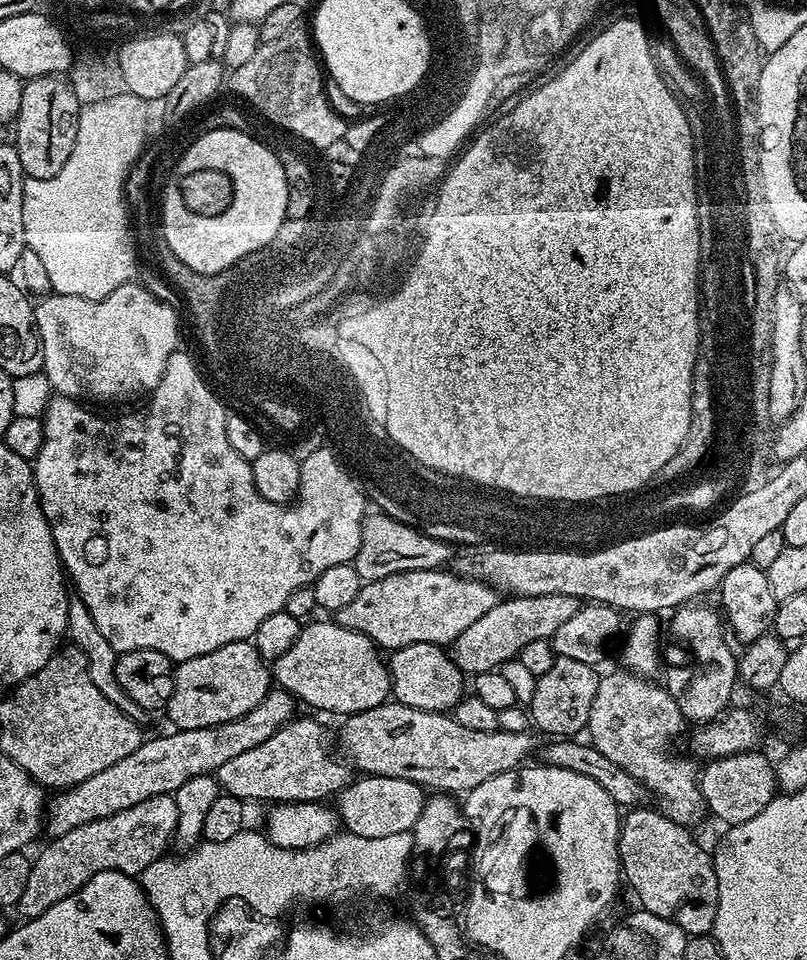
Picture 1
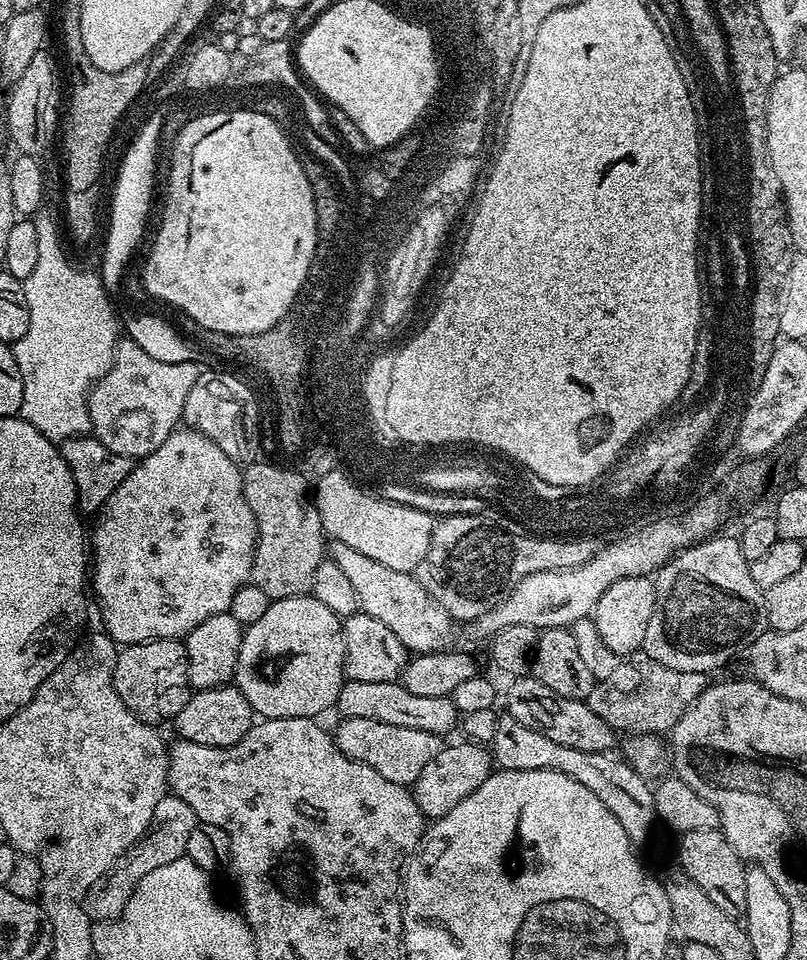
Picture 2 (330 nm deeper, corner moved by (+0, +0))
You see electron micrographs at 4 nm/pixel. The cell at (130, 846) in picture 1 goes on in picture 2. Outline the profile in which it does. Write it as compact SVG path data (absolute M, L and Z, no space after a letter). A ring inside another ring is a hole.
M165 794L162 802L158 802L154 809L154 818L148 831L106 875L98 878L94 886L90 886L84 899L84 909L88 917L93 922L117 920L122 910L126 910L126 902L130 902L138 882L142 882L142 878L146 878L150 870L158 870L158 866L166 866L166 862L185 859L186 841L190 839L190 830L194 830L197 822L194 810L190 810L190 806L182 802L182 798Z

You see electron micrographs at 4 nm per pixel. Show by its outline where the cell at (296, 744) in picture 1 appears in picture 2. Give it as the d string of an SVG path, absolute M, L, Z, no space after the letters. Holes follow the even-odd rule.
M344 718L339 722L341 724L334 728L334 739L342 754L360 764L374 766L382 778L405 786L415 784L418 774L426 770L426 765L440 753L442 747L441 737L410 726L390 726L370 718Z

